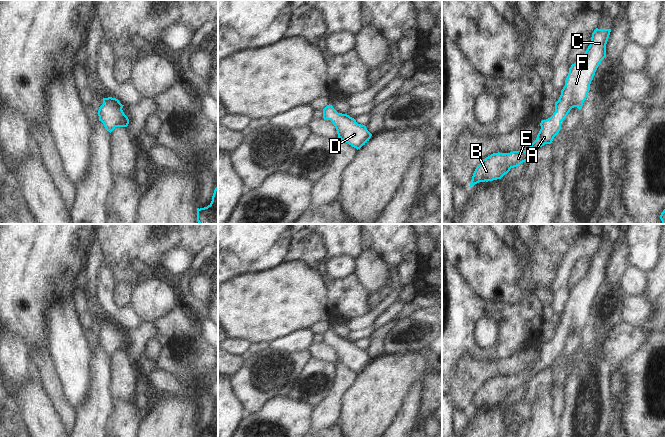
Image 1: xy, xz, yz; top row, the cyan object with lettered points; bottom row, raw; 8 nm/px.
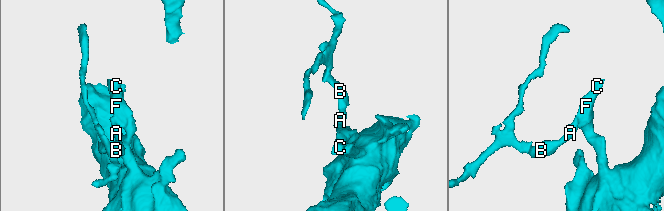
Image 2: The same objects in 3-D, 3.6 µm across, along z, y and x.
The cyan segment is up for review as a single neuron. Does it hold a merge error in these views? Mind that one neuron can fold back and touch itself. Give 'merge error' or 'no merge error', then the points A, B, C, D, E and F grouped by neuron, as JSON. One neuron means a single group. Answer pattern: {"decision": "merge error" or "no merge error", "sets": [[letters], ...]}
{"decision": "no merge error", "sets": [["A", "B", "C", "D", "E", "F"]]}

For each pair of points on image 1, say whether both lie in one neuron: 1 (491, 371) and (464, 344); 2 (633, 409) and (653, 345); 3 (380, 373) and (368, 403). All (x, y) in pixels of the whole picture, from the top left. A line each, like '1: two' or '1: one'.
1: two
2: one
3: one

